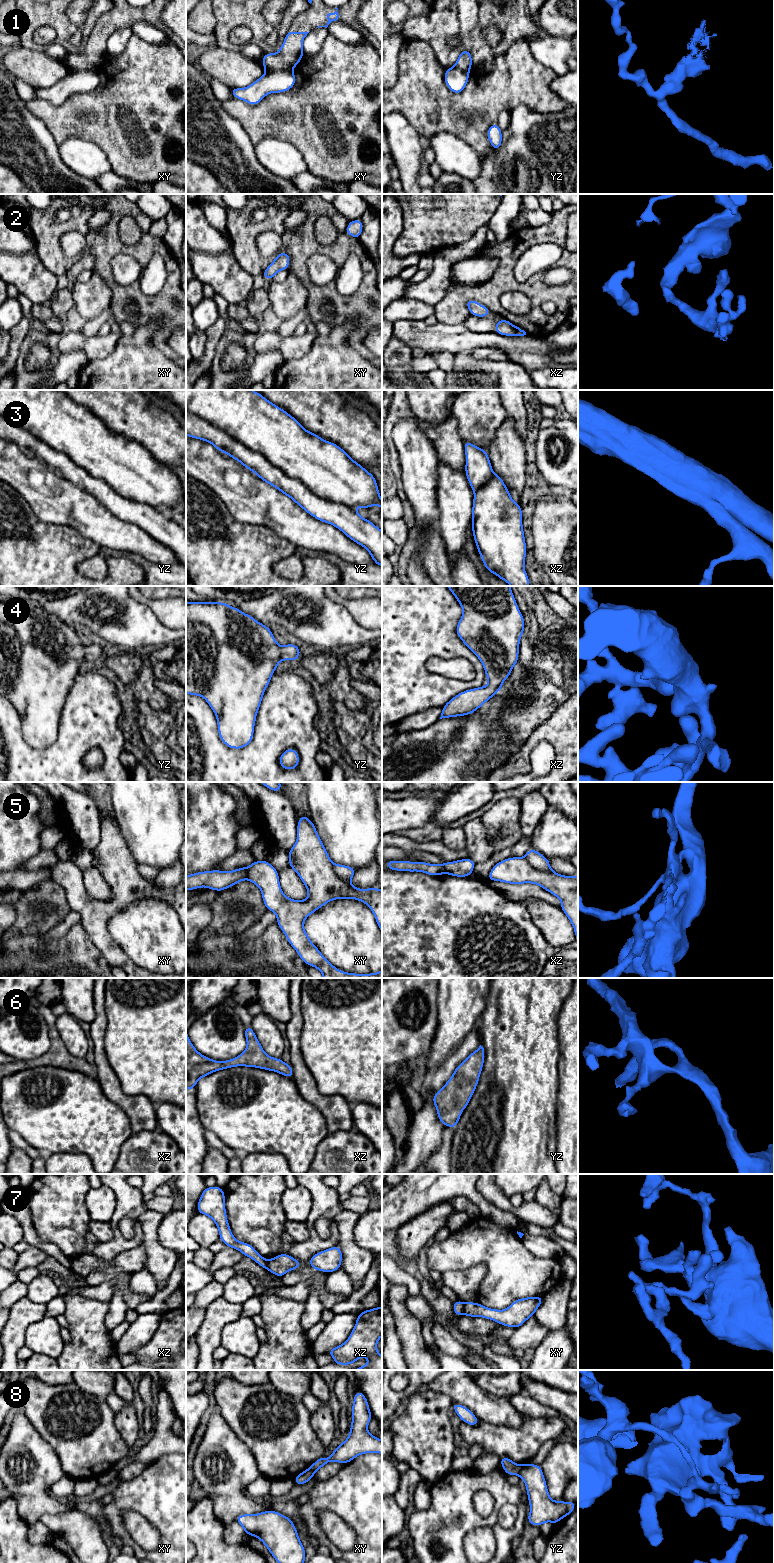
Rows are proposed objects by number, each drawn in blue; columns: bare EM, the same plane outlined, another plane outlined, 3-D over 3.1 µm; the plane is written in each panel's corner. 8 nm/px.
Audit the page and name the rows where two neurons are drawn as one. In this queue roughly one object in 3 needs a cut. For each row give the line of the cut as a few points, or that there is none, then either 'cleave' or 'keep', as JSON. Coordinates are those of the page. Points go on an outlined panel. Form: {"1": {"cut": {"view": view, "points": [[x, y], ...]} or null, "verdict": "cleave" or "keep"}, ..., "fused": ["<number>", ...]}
{"1": {"cut": {"view": "xy", "points": [[266, 68], [291, 69]]}, "verdict": "cleave"}, "2": {"cut": null, "verdict": "keep"}, "3": {"cut": {"view": "yz", "points": [[186, 409], [257, 451], [318, 496], [353, 508]]}, "verdict": "cleave"}, "4": {"cut": null, "verdict": "keep"}, "5": {"cut": {"view": "xy", "points": [[246, 867], [247, 878]]}, "verdict": "cleave"}, "6": {"cut": null, "verdict": "keep"}, "7": {"cut": {"view": "xy", "points": [[465, 1303], [462, 1313]]}, "verdict": "cleave"}, "8": {"cut": {"view": "yz", "points": [[522, 1465], [517, 1474]]}, "verdict": "cleave"}, "fused": ["1", "3", "5", "7", "8"]}

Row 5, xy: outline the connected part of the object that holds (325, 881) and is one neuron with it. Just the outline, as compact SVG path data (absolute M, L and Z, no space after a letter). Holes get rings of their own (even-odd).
M301 815L298 820L297 840L287 852L289 867L298 874L308 891L306 900L293 900L282 892L278 870L268 860L253 861L247 867L247 880L254 883L261 890L261 897L266 909L277 915L276 923L301 960L308 966L316 967L322 973L323 978L382 978L382 969L377 973L368 974L349 973L337 969L322 955L304 930L306 918L328 902L336 899L355 899L363 902L371 909L382 934L382 890L374 886L369 889L353 887L351 880L357 871L356 868L334 864L331 861L321 838L318 836L314 823L305 815Z

